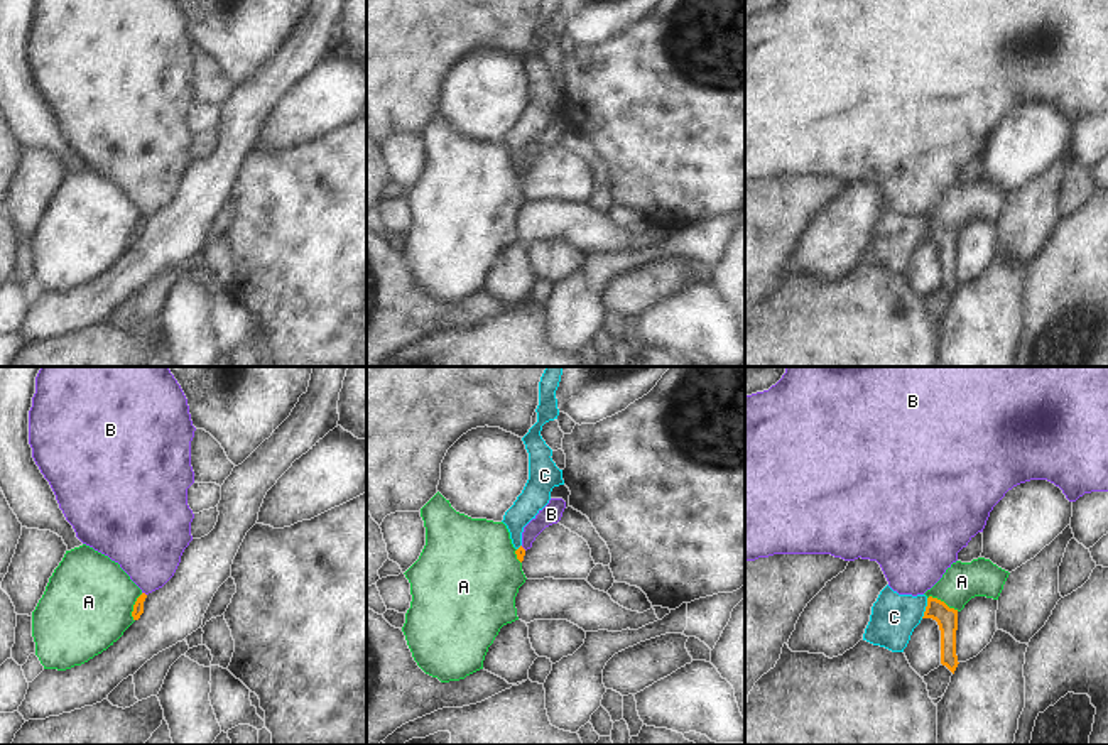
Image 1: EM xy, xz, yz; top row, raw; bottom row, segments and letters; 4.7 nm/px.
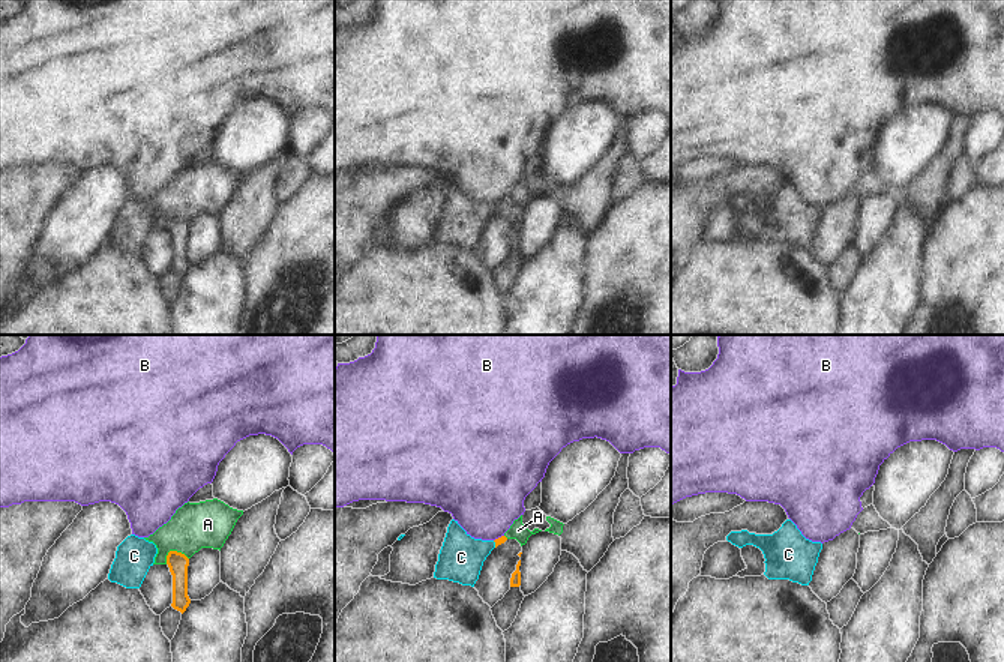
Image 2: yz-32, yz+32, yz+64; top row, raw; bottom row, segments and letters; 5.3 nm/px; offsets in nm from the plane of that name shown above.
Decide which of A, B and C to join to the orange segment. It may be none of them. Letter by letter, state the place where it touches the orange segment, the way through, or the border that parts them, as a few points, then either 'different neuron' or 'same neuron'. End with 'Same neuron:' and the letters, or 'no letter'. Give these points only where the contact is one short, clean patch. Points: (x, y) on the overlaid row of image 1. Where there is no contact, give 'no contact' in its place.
A: meets orange in yz at (943, 602); border along yz (928, 597), (936, 597), (958, 610); different neuron
B: meets orange in xy at (144, 593); border along xy (142, 592), (146, 595); different neuron
C: meets orange in yz at (926, 609); runs through yz (938, 610), (926, 609), (912, 609), (894, 617); same neuron
Same neuron: C

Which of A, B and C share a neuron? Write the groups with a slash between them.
A / B / C

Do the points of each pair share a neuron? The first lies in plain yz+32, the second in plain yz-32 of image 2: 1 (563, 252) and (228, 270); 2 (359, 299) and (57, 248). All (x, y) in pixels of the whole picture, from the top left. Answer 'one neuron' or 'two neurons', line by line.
1: one neuron
2: two neurons

